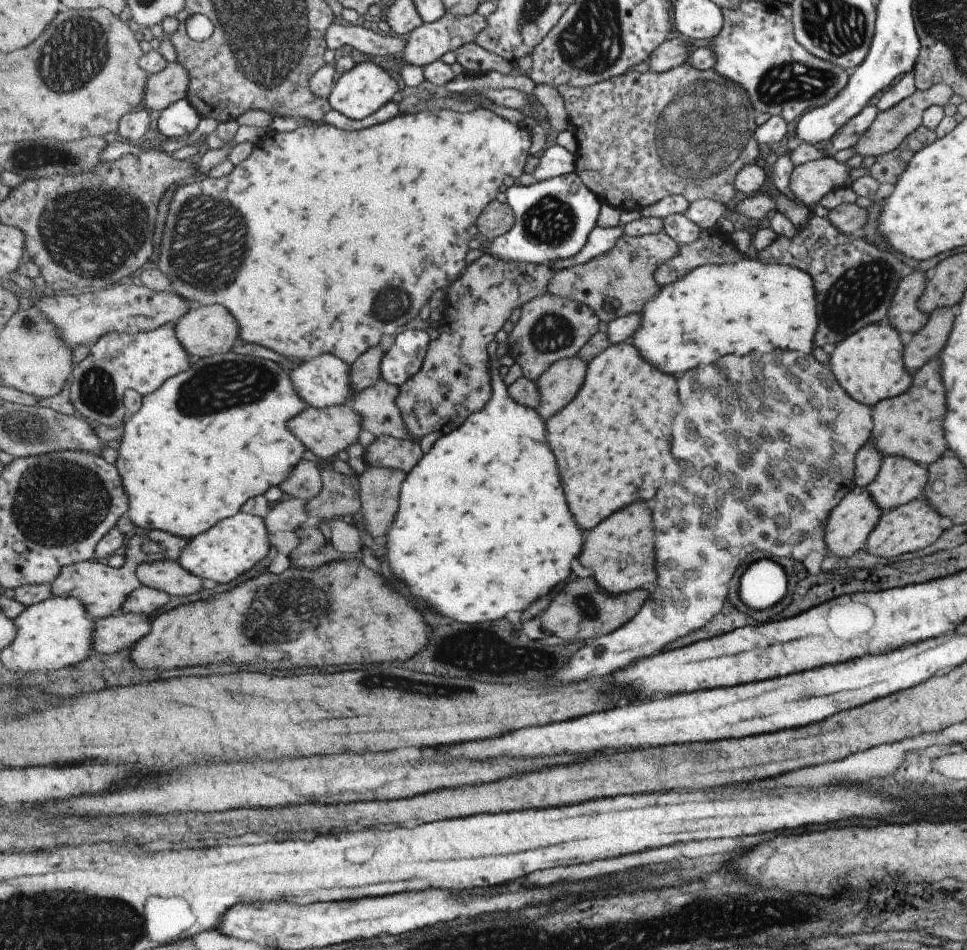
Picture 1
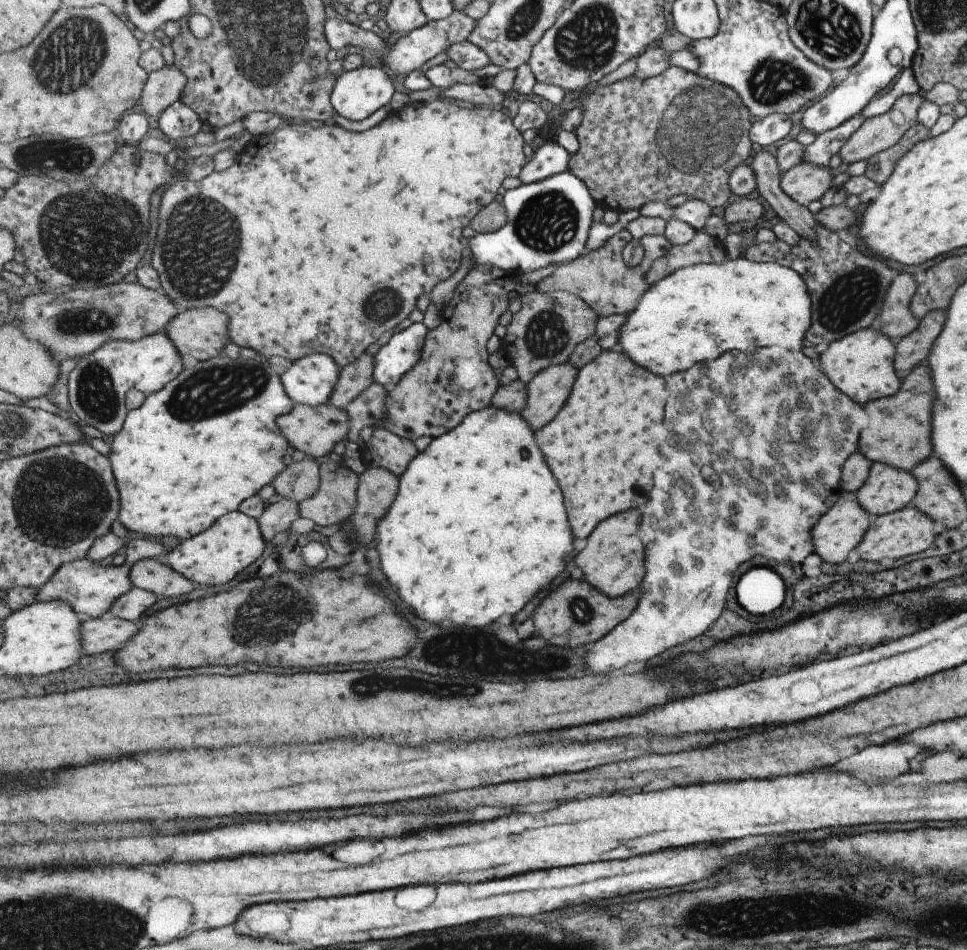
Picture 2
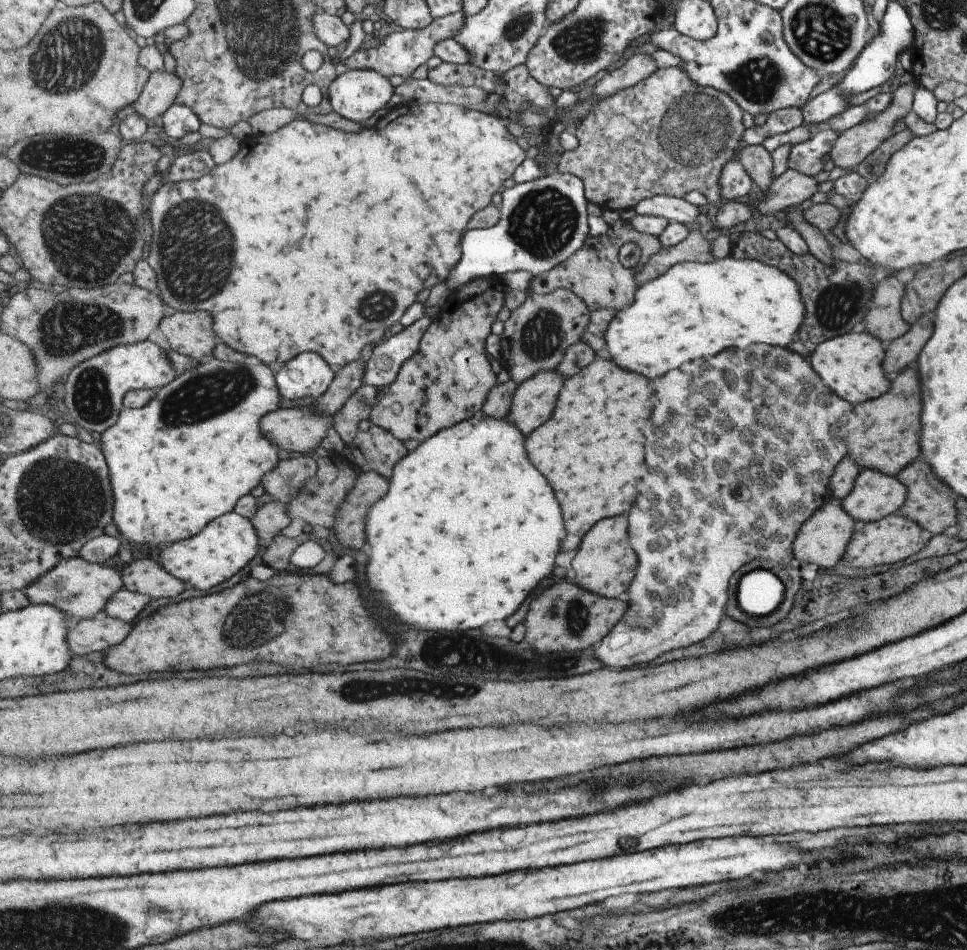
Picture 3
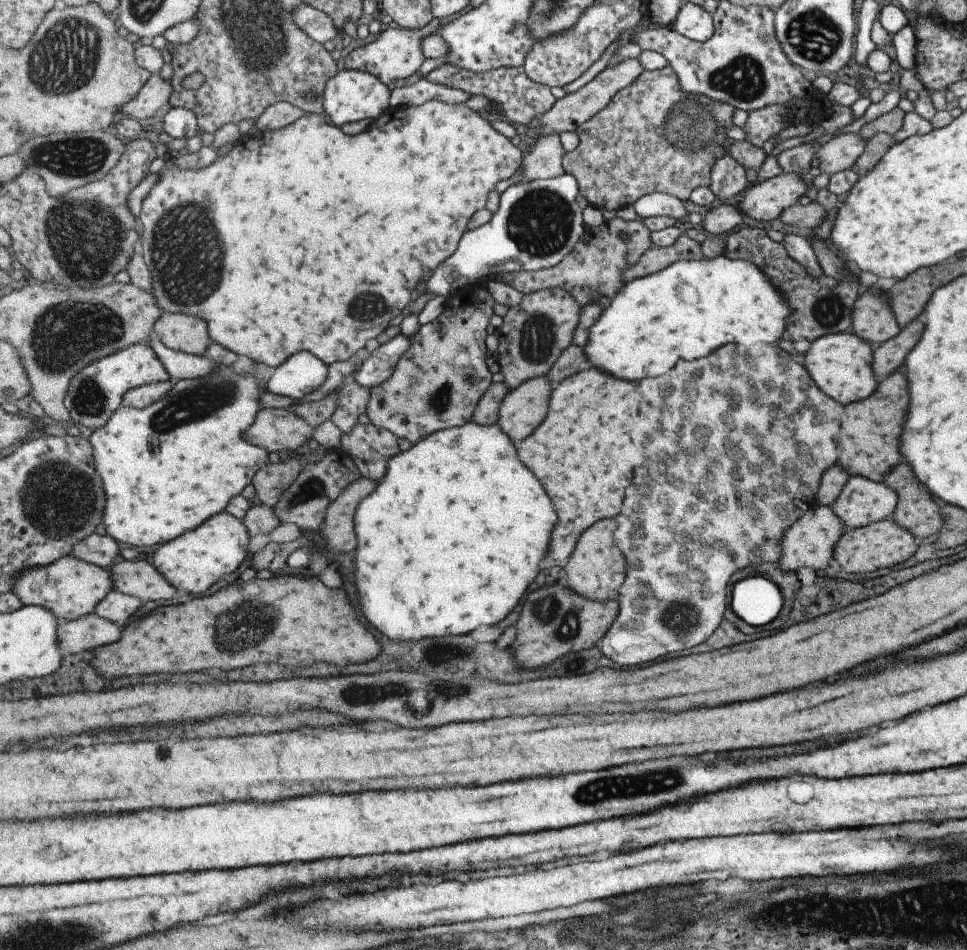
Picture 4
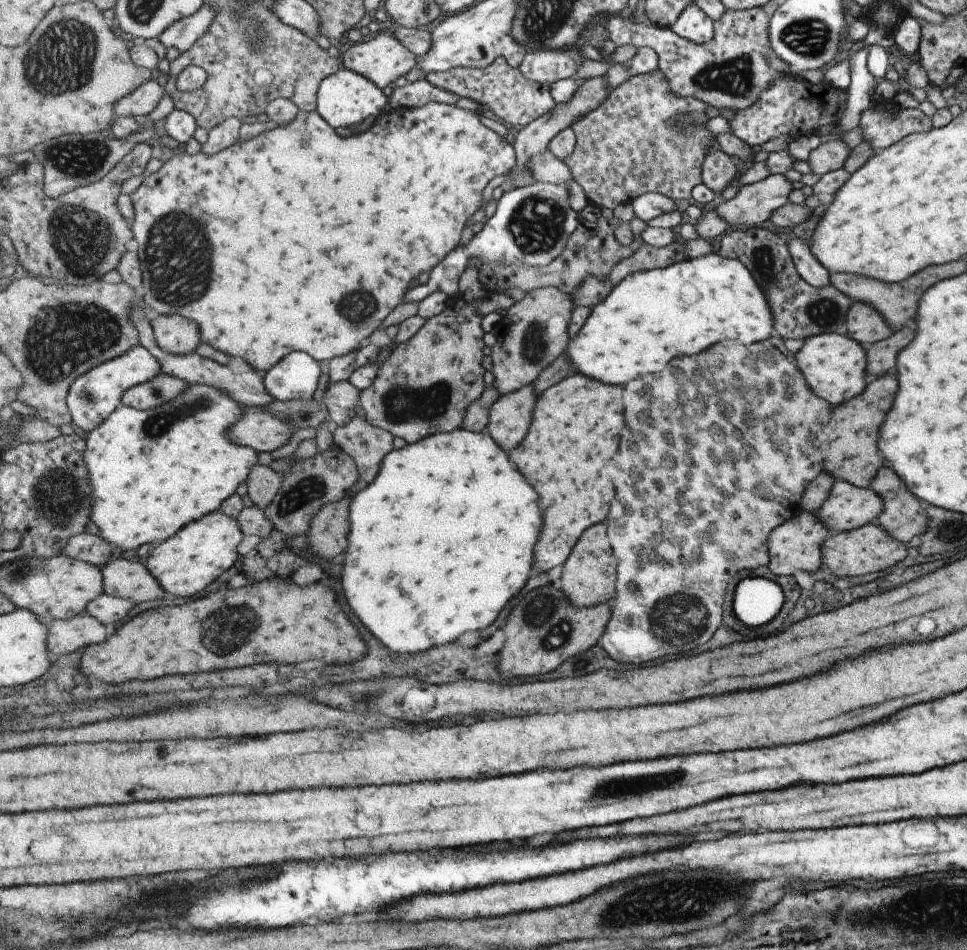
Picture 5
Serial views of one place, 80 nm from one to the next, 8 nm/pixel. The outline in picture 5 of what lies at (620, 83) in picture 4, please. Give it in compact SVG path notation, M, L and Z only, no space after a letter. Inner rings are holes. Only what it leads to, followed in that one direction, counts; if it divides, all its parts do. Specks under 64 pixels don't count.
M603 75L588 78L582 83L579 90L575 93L575 96L573 96L569 102L558 104L557 109L555 109L554 112L539 117L535 122L522 128L522 130L515 135L515 141L513 142L513 146L518 154L517 166L512 170L511 174L508 175L515 180L513 181L513 187L526 186L529 176L529 172L525 170L527 162L529 162L531 158L543 154L550 145L550 142L553 141L560 132L563 132L568 127L575 126L575 124L583 119L584 116L587 116L588 112L591 112L599 105L602 105L602 102L606 100L607 95L608 86L606 78Z

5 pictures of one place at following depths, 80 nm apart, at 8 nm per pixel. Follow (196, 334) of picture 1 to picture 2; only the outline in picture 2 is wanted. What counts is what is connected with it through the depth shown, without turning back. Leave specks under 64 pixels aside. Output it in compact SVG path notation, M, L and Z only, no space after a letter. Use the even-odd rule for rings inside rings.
M196 308L181 310L181 314L174 318L174 321L168 326L167 334L175 343L183 356L193 356L198 361L221 355L228 344L231 344L229 338L229 316L223 314L217 308Z

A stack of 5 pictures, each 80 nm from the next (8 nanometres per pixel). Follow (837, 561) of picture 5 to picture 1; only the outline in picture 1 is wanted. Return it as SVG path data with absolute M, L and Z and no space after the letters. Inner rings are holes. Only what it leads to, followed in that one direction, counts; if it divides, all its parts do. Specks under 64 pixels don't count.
M921 495L894 509L882 511L880 519L868 534L863 547L866 547L868 553L881 558L893 558L897 554L913 552L925 548L939 538L943 531L939 522L941 522L941 515L928 504L925 496Z

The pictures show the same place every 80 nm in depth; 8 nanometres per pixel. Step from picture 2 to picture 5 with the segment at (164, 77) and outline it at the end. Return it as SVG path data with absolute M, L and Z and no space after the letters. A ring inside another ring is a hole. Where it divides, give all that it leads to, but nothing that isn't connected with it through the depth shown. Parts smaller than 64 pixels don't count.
M153 77L149 82L140 86L129 96L122 98L115 105L116 114L119 117L149 116L157 104L161 102L161 98L165 96L166 87L159 84L157 79Z

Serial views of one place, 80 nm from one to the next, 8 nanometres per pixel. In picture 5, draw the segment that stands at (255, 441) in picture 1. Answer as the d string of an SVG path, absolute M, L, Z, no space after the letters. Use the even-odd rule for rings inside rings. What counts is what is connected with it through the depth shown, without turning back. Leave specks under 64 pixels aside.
M190 383L178 397L154 409L146 411L137 410L122 404L101 426L90 431L86 439L88 443L84 459L93 481L94 507L92 522L101 528L99 534L103 534L105 540L112 542L115 547L119 547L122 554L130 555L130 553L136 551L143 544L153 544L153 542L161 544L174 537L185 525L189 525L190 522L198 521L208 514L219 511L223 502L230 496L233 496L243 482L246 483L248 481L251 471L258 465L257 462L259 462L259 454L257 454L254 448L234 443L231 436L229 436L231 427L240 421L246 408L247 406L235 400L223 389L218 389L205 383Z

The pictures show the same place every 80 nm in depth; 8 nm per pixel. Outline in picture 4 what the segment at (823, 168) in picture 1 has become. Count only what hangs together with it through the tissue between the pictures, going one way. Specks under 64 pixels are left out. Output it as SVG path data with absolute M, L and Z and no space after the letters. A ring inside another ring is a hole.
M781 172L759 184L753 184L751 188L747 187L743 200L735 208L742 214L744 221L748 218L760 221L773 220L780 215L783 209L797 203L808 188L809 184L805 183L798 174Z

